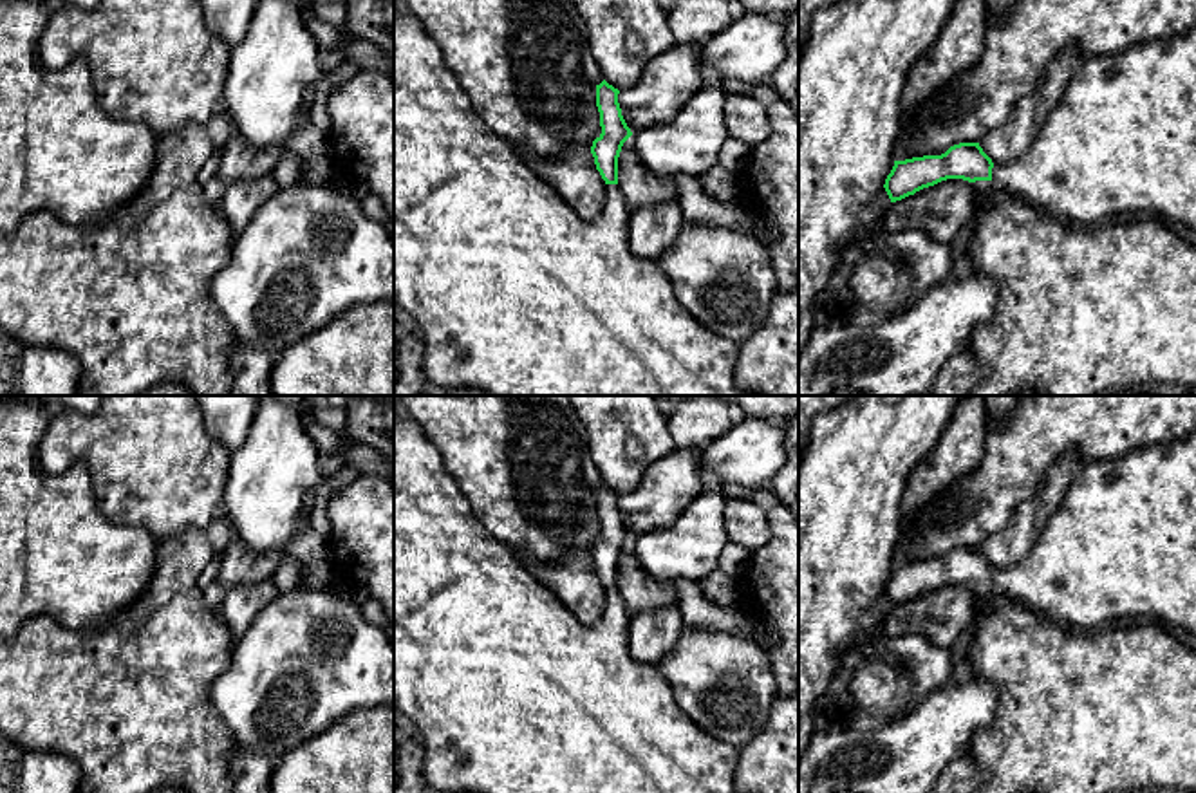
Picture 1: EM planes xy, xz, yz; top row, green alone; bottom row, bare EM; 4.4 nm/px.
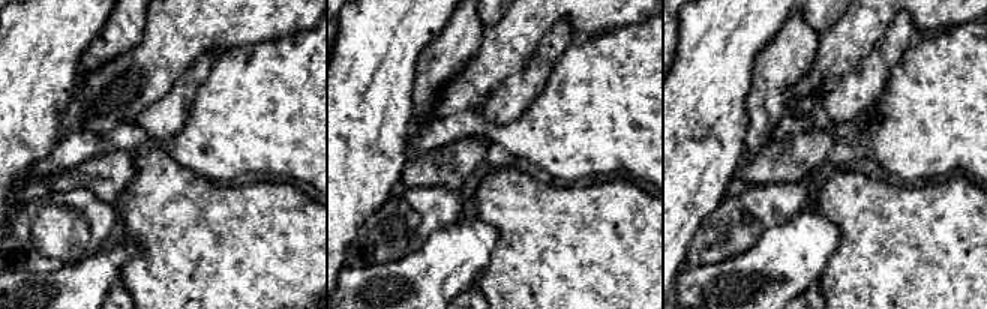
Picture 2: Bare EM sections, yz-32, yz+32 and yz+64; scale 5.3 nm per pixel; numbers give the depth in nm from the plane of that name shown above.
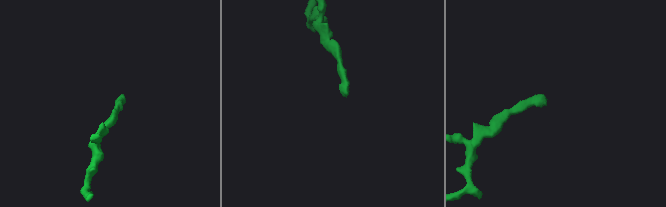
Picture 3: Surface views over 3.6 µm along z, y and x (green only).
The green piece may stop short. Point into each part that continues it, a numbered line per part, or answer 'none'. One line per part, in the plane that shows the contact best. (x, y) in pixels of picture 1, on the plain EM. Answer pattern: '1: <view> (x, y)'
1: yz (1122, 544)

